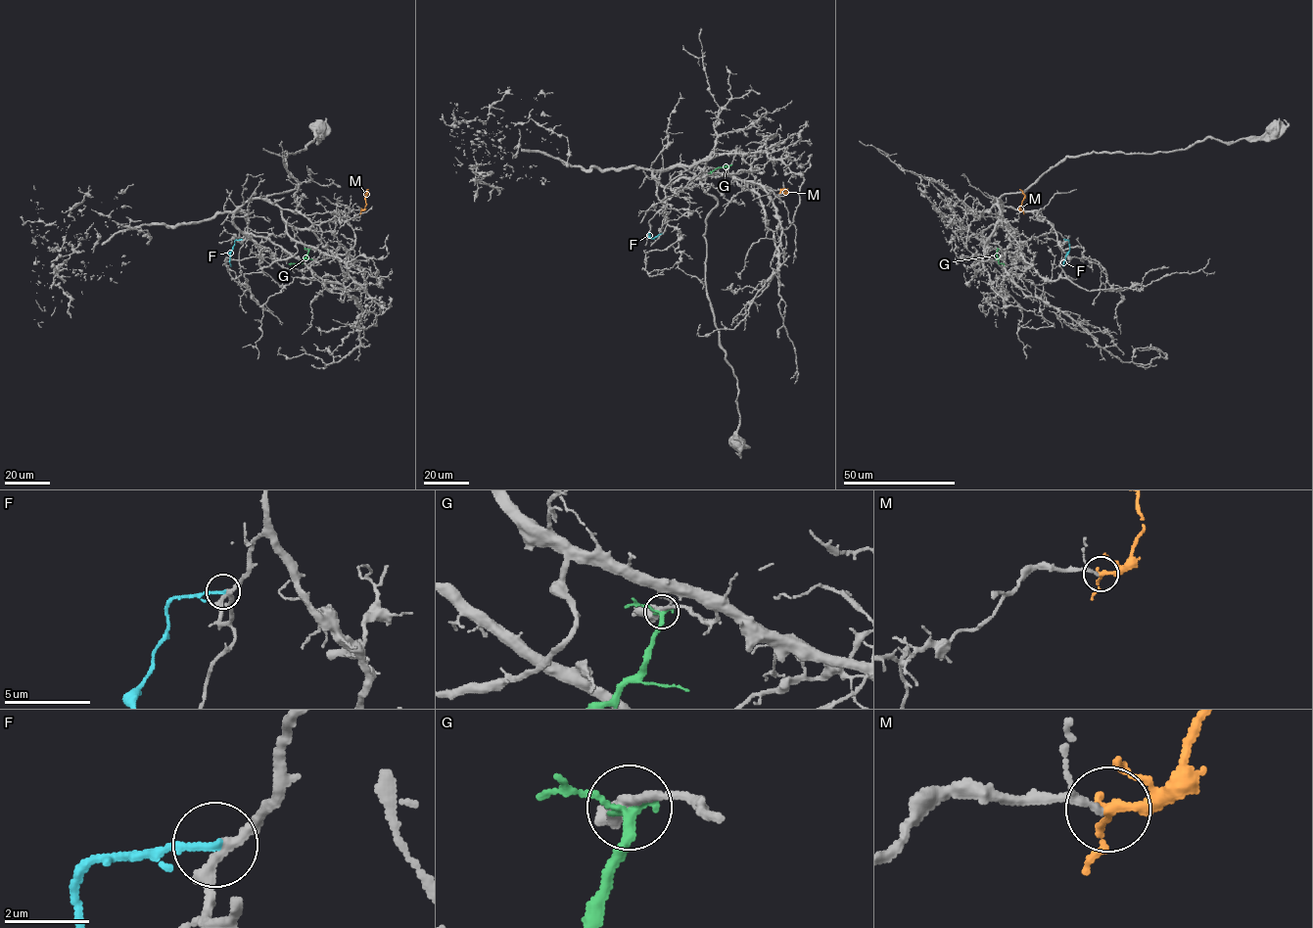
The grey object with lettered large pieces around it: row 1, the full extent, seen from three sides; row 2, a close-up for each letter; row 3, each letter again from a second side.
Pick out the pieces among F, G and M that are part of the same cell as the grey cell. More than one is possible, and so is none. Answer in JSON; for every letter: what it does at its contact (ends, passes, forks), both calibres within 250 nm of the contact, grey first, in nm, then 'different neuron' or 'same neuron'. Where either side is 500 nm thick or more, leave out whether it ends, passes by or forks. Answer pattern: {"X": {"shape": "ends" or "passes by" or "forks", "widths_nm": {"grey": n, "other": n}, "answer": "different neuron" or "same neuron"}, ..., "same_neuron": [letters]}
{"F": {"shape": "ends", "widths_nm": {"grey": 260, "other": 170}, "answer": "different neuron"}, "G": {"shape": "passes by", "widths_nm": {"grey": 240, "other": 240}, "answer": "different neuron"}, "M": {"shape": "passes by", "widths_nm": {"grey": 150, "other": 200}, "answer": "same neuron"}, "same_neuron": ["M"]}

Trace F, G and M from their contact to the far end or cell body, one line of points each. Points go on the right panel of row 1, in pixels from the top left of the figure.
F: (1064, 239), (1068, 241), (1069, 250), (1063, 266)
G: (998, 250), (998, 261), (1004, 263)
M: (1020, 210), (1024, 195), (1019, 189)

